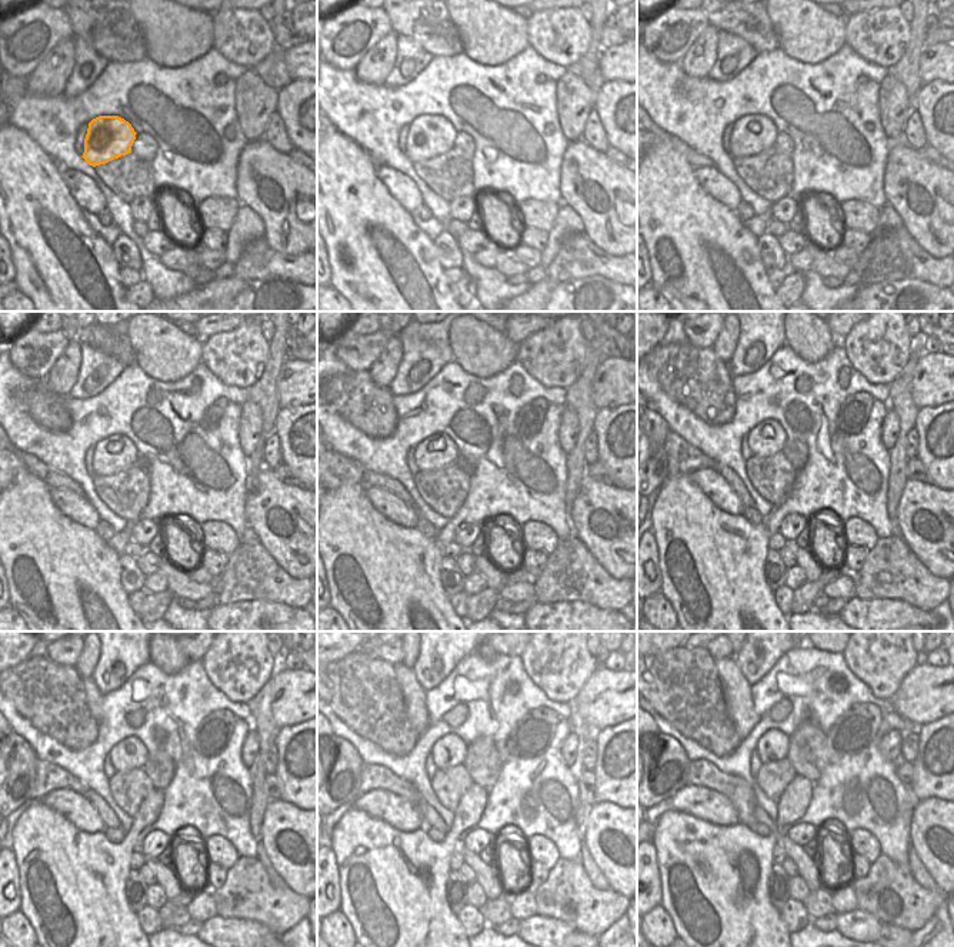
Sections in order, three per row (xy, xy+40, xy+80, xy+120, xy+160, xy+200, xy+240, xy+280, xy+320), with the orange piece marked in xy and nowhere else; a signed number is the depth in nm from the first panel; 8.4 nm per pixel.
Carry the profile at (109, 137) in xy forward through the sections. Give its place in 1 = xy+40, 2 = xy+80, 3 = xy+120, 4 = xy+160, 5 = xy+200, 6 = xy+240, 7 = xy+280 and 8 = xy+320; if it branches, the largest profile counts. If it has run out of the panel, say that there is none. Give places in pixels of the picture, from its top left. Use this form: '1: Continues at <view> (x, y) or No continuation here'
1: Continues at xy+40 (430, 134)
2: Continues at xy+80 (751, 134)
3: Continues at xy+120 (116, 453)
4: Continues at xy+160 (439, 450)
5: Continues at xy+200 (767, 437)
6: Continues at xy+240 (130, 753)
7: Continues at xy+280 (450, 750)
8: Continues at xy+320 (773, 744)

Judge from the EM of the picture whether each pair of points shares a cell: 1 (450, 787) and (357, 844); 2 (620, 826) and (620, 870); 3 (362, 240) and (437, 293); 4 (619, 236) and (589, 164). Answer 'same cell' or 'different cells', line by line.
1: different cells
2: same cell
3: same cell
4: same cell

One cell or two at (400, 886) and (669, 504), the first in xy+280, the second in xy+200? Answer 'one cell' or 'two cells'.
one cell

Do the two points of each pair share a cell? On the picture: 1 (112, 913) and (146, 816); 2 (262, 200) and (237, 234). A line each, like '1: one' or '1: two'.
1: one
2: two

